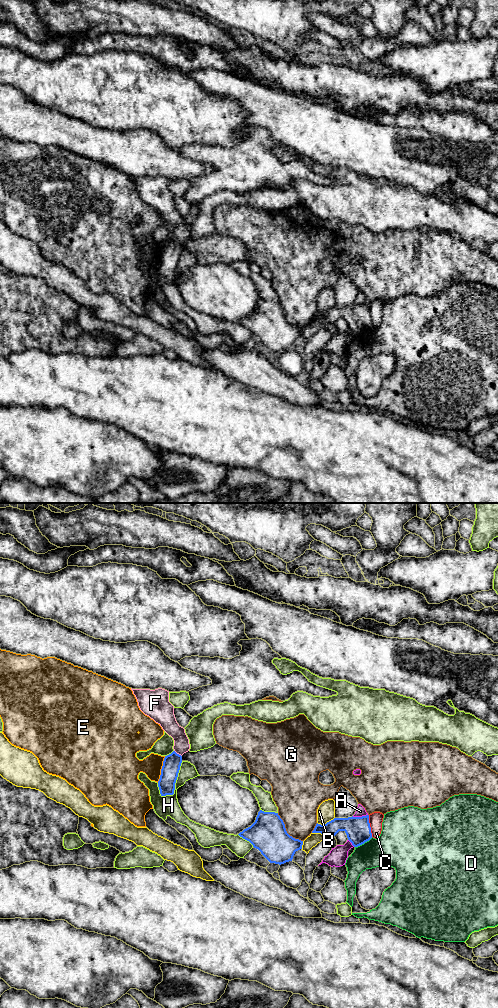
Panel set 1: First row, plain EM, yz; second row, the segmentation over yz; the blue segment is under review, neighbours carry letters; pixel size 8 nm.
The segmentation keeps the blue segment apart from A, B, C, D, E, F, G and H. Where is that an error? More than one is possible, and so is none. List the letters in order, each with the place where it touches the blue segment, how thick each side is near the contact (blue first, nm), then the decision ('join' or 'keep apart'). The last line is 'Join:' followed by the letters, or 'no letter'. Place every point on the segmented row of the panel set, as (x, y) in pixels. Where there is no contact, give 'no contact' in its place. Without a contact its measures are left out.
A: contact yz (359, 817); calibres 200 and 80 nm; keep apart
B: contact yz (326, 823); calibres 190 and 140 nm; keep apart
C: contact yz (369, 826); calibres 200 and 110 nm; keep apart
D: contact yz (363, 843); calibres 200 and 300 nm; keep apart
E: contact yz (161, 769); calibres 140 and 180 nm; keep apart
F: contact yz (178, 754); calibres 140 and 130 nm; keep apart
G: contact yz (285, 830); calibres 300 and 320 nm; keep apart
H: contact yz (175, 782); calibres 140 and 170 nm; keep apart
Join: no letter

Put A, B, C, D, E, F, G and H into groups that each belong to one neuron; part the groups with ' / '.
A H / B / C / D / E / F / G

